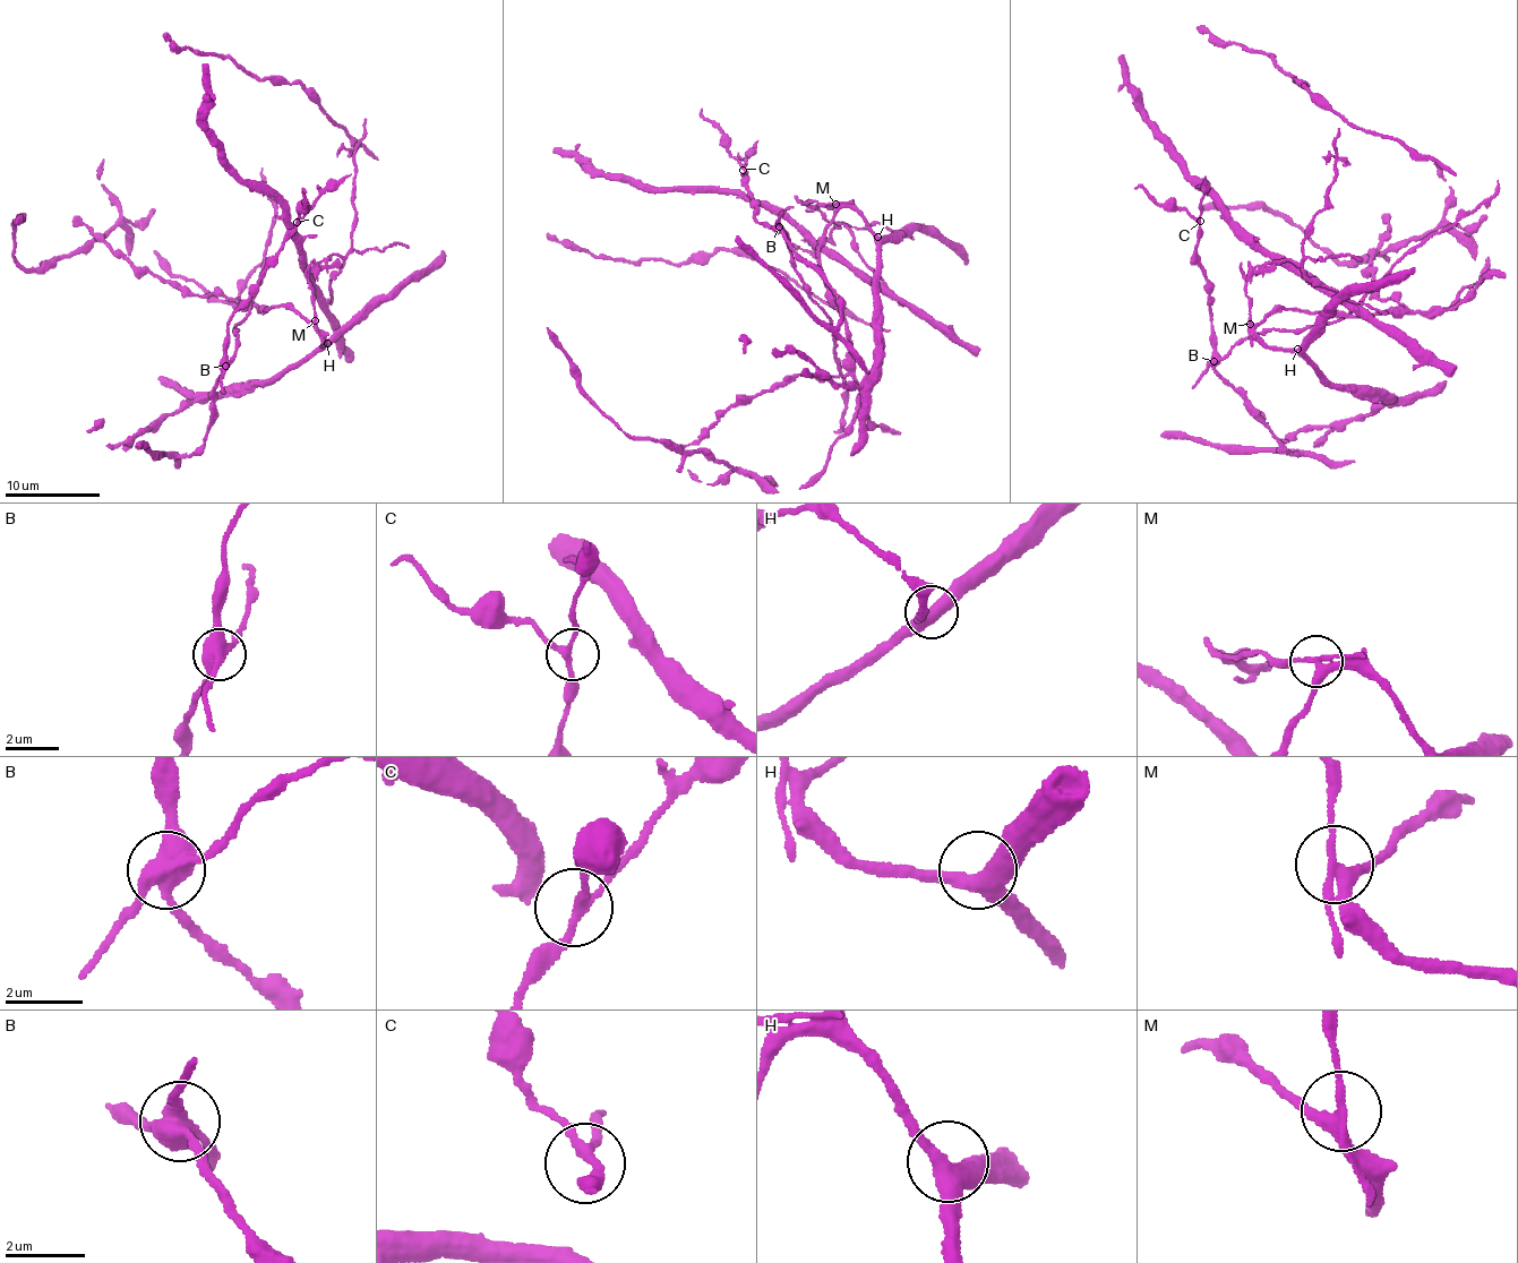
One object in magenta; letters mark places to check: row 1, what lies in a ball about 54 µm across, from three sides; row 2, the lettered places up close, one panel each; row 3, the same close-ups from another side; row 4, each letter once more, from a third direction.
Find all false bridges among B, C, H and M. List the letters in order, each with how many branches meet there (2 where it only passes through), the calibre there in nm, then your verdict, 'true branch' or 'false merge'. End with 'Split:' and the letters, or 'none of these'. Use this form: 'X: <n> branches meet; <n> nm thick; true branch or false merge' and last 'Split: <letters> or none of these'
B: 4 branches meet; 480 nm thick; false merge
C: 3 branches meet; 200 nm thick; true branch
H: 3 branches meet; 400 nm thick; true branch
M: 3 branches meet; 280 nm thick; false merge
Split: B, M

